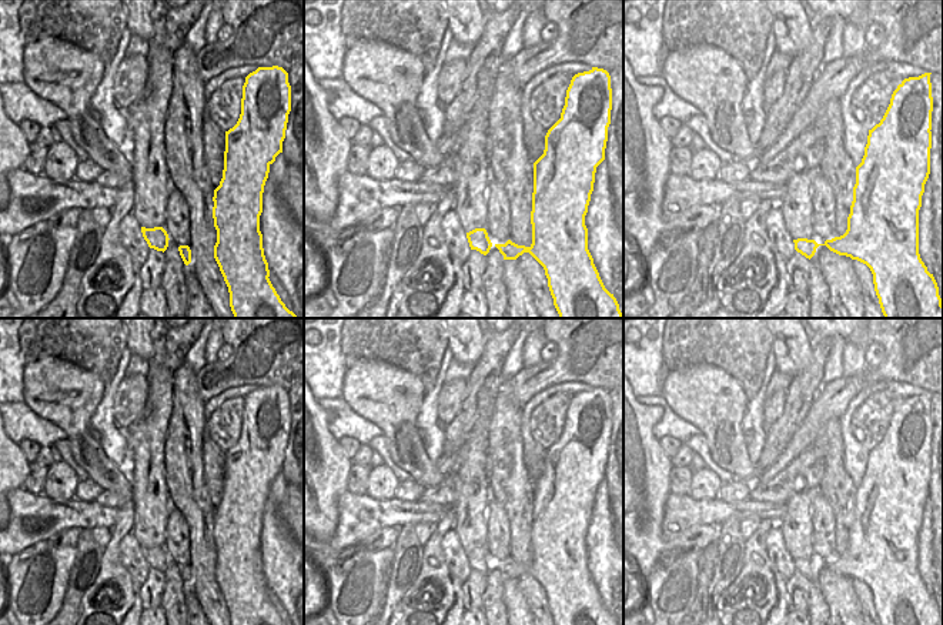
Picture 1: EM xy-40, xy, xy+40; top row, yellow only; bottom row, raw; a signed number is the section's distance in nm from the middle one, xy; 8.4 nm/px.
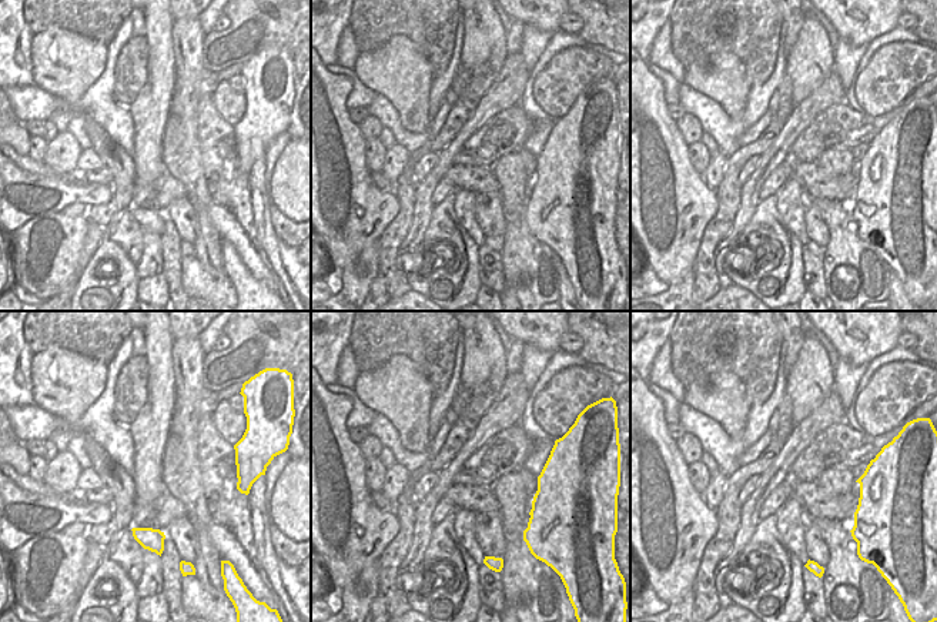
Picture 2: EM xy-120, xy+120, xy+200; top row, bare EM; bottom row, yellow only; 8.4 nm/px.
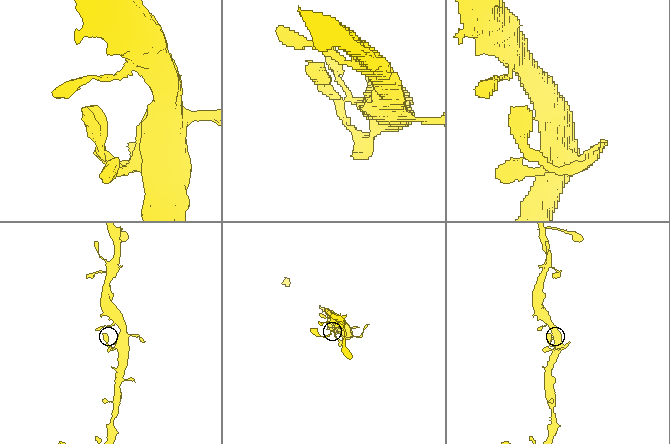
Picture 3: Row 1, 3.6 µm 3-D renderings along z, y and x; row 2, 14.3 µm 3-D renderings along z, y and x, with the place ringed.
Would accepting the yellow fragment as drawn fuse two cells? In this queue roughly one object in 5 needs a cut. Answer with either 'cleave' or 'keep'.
keep

